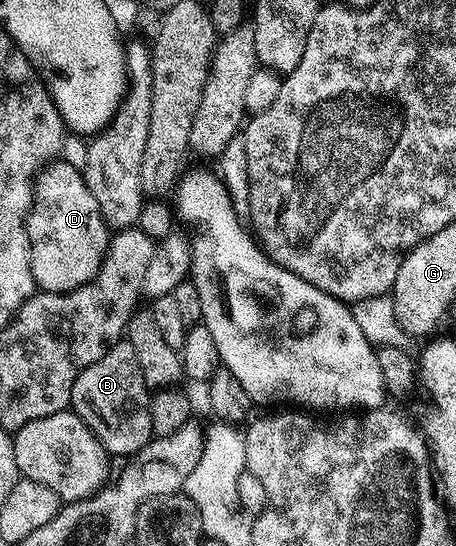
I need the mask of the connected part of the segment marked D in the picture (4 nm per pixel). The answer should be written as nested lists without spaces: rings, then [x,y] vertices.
[[[58,158],[41,169],[33,185],[33,207],[29,209],[29,217],[25,220],[25,229],[29,239],[33,283],[40,291],[73,291],[95,280],[109,248],[111,229],[99,210],[99,202],[95,202],[91,190],[87,190],[87,182],[78,165],[76,168],[68,164],[65,158]]]

